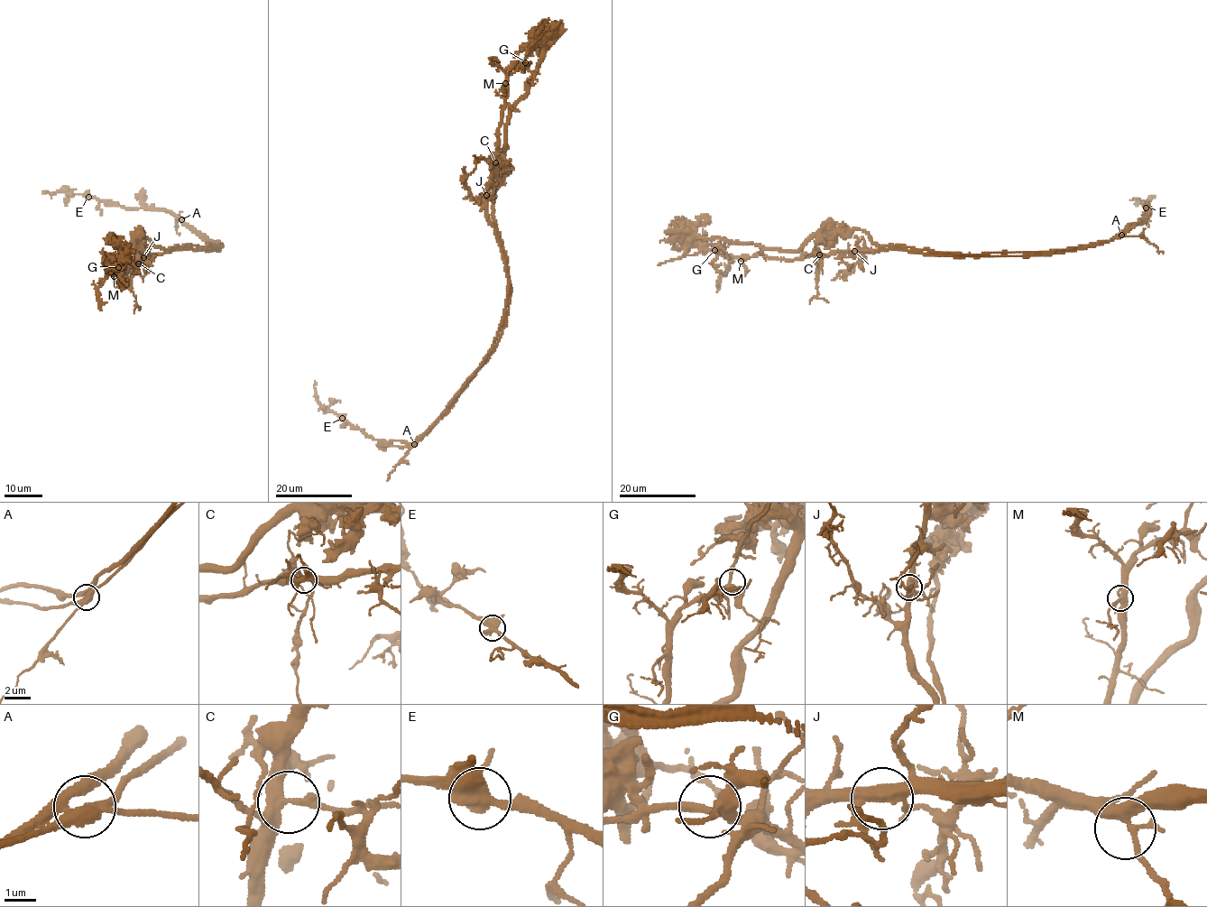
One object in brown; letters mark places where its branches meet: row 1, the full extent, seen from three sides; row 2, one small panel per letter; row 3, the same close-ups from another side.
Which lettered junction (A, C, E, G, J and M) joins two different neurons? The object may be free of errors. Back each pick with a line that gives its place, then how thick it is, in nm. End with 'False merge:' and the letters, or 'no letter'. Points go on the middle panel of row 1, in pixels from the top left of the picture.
A: Place: (414, 444). Thickness 360 nm
False merge: A

